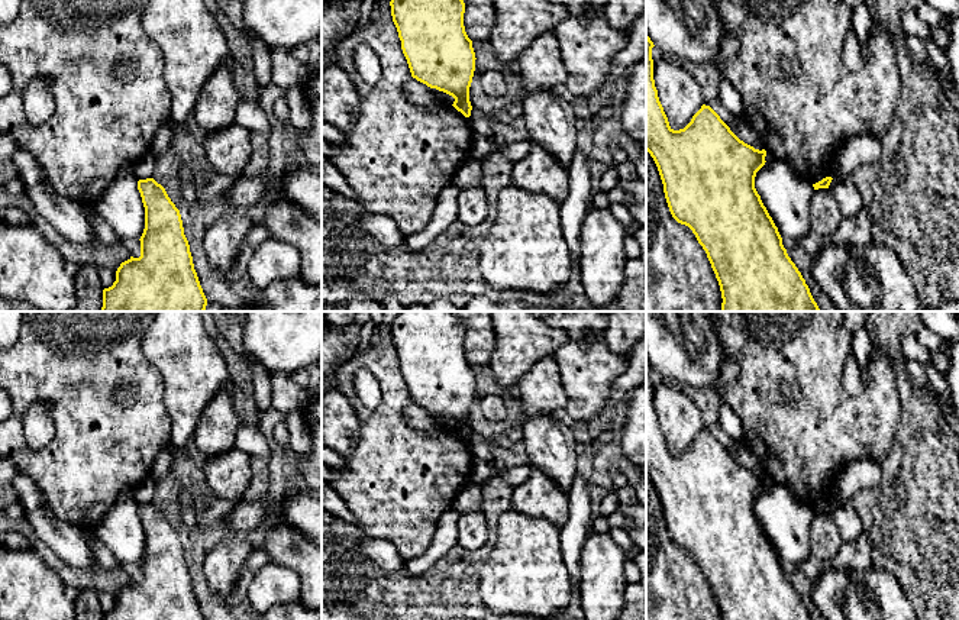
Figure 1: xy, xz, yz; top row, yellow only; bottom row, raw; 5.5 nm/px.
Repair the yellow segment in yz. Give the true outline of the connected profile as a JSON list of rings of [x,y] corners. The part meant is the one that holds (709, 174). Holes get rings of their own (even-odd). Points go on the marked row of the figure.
[[[646,33],[646,151],[658,167],[672,217],[692,230],[707,254],[720,285],[721,311],[820,311],[755,188],[766,151],[740,141],[705,104],[684,129],[674,130],[655,87],[653,46]]]

